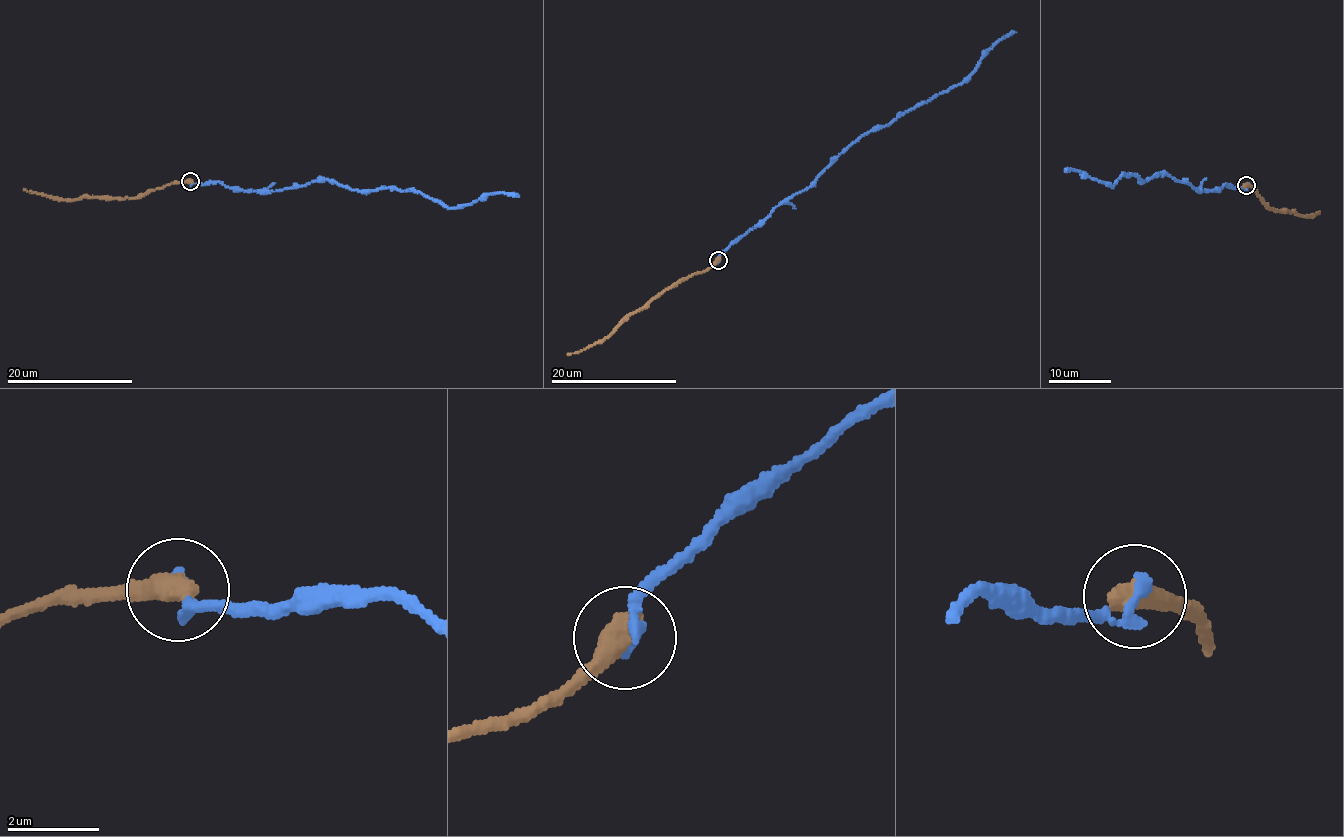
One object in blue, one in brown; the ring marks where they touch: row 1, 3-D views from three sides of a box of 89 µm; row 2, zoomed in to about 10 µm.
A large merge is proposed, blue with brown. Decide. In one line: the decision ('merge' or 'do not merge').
merge

